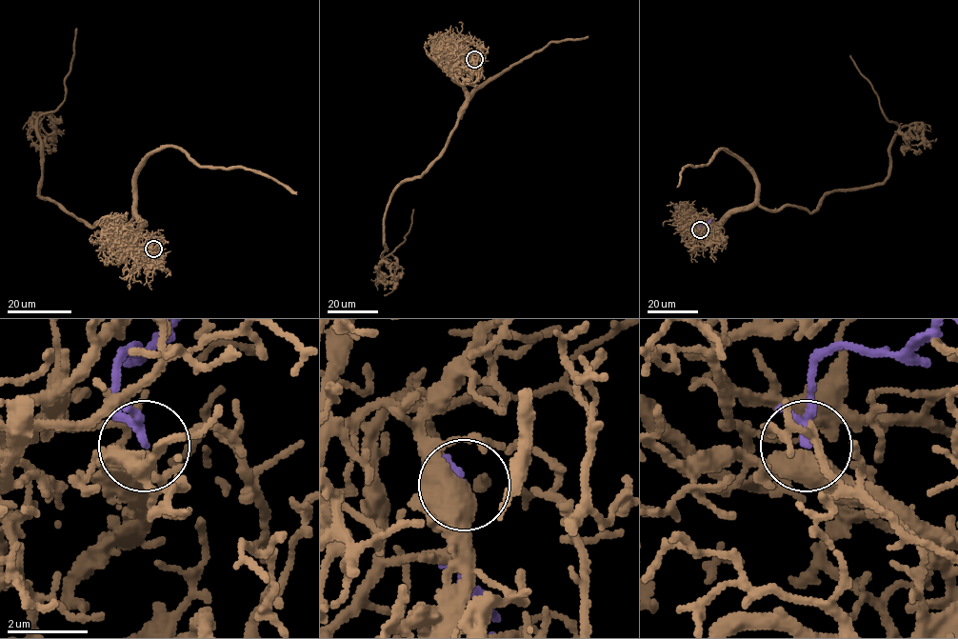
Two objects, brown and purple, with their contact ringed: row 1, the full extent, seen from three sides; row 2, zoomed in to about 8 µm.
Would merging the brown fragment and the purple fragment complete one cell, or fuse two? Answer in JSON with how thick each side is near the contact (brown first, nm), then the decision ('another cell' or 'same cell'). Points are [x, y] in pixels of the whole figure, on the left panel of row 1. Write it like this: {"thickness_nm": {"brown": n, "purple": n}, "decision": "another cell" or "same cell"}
{"thickness_nm": {"brown": 460, "purple": 180}, "decision": "same cell"}

